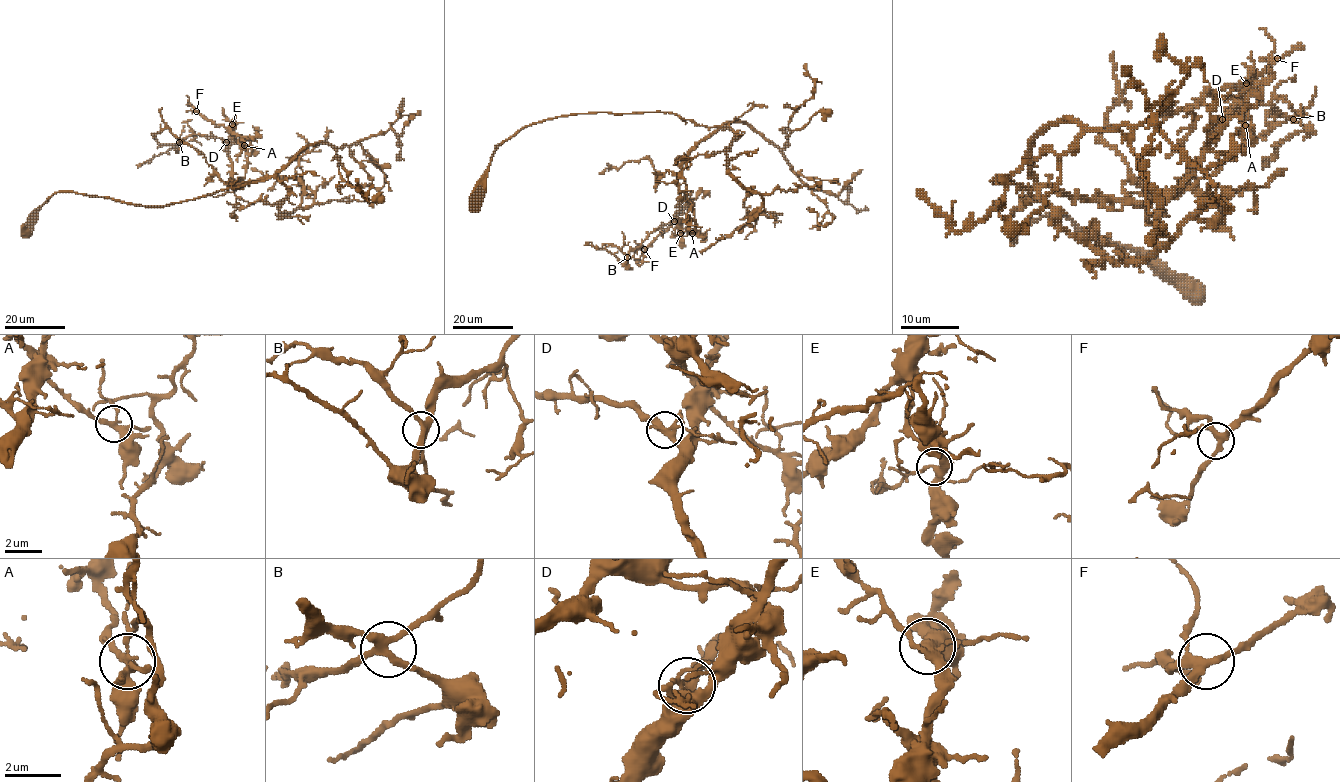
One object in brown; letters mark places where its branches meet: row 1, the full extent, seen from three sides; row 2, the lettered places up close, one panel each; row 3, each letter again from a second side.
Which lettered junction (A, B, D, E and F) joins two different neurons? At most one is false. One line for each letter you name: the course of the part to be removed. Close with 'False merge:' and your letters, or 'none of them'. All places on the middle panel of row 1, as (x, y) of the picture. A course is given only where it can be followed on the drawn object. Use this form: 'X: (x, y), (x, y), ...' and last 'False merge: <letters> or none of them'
A: (692, 233), (680, 231), (674, 219), (645, 248), (638, 248), (634, 241)
False merge: A

